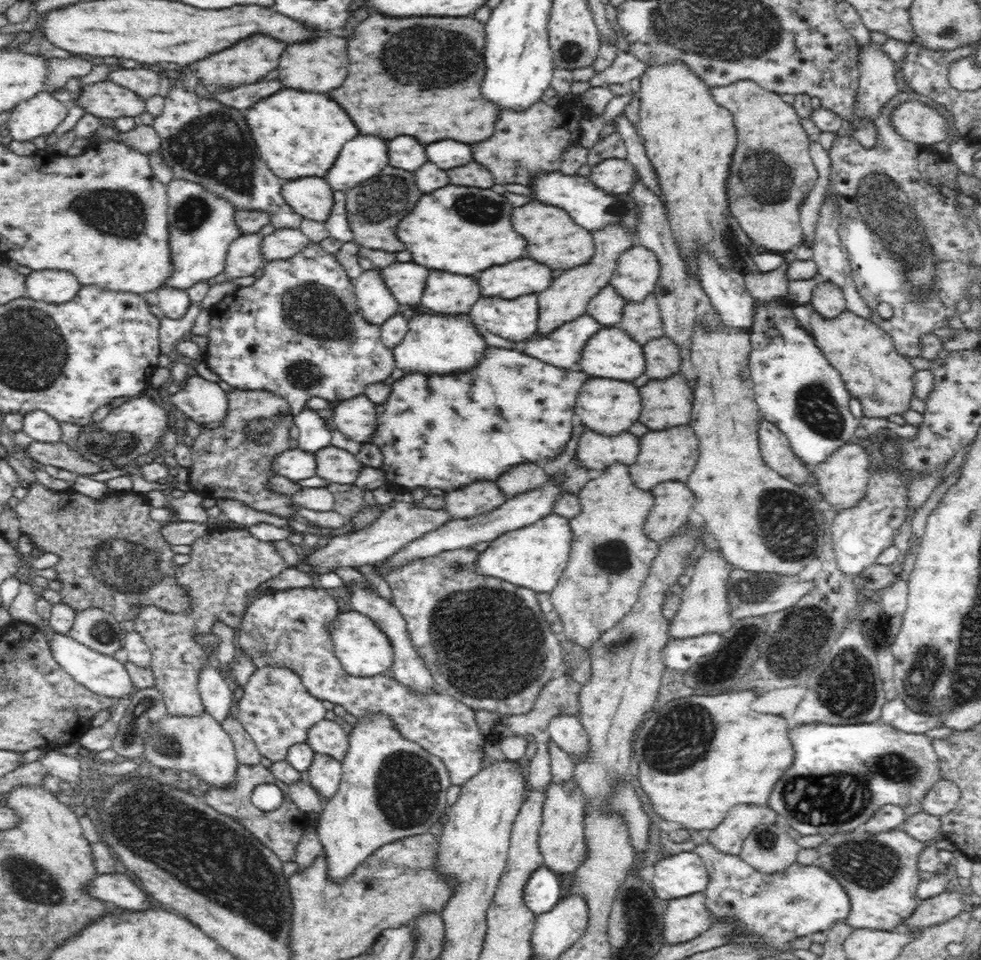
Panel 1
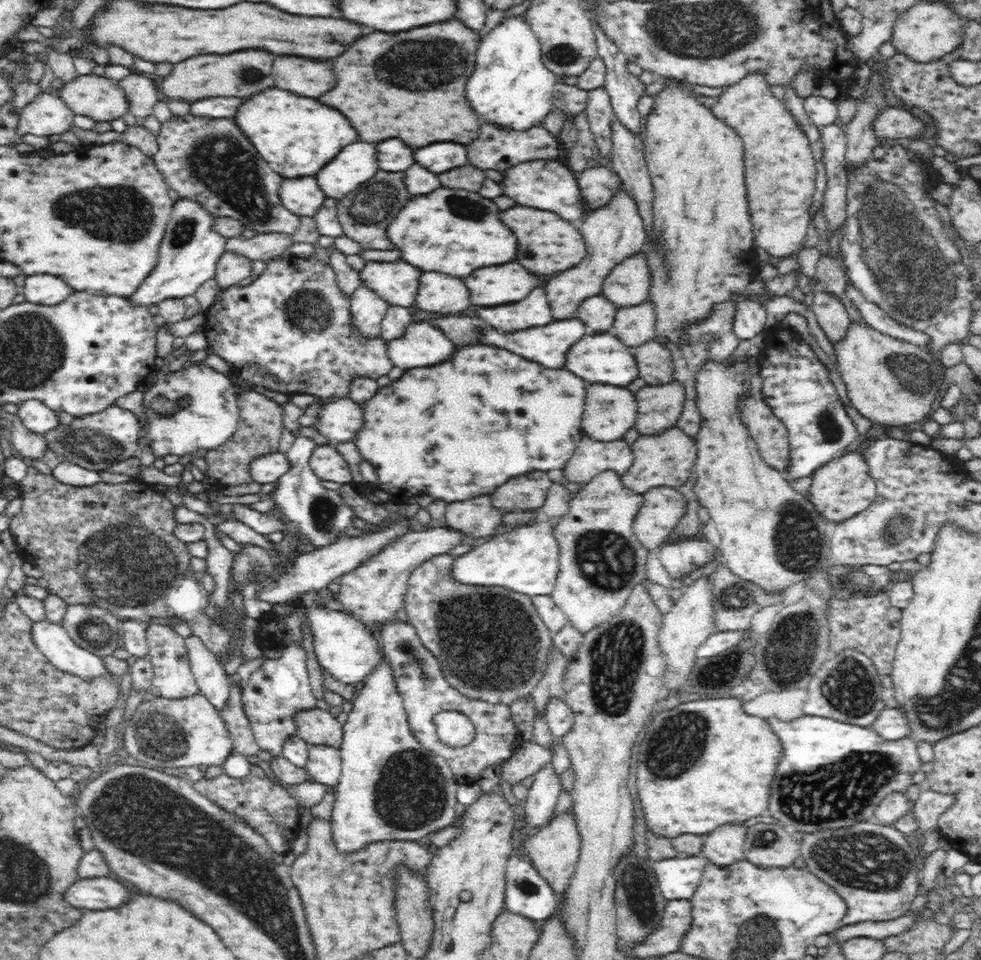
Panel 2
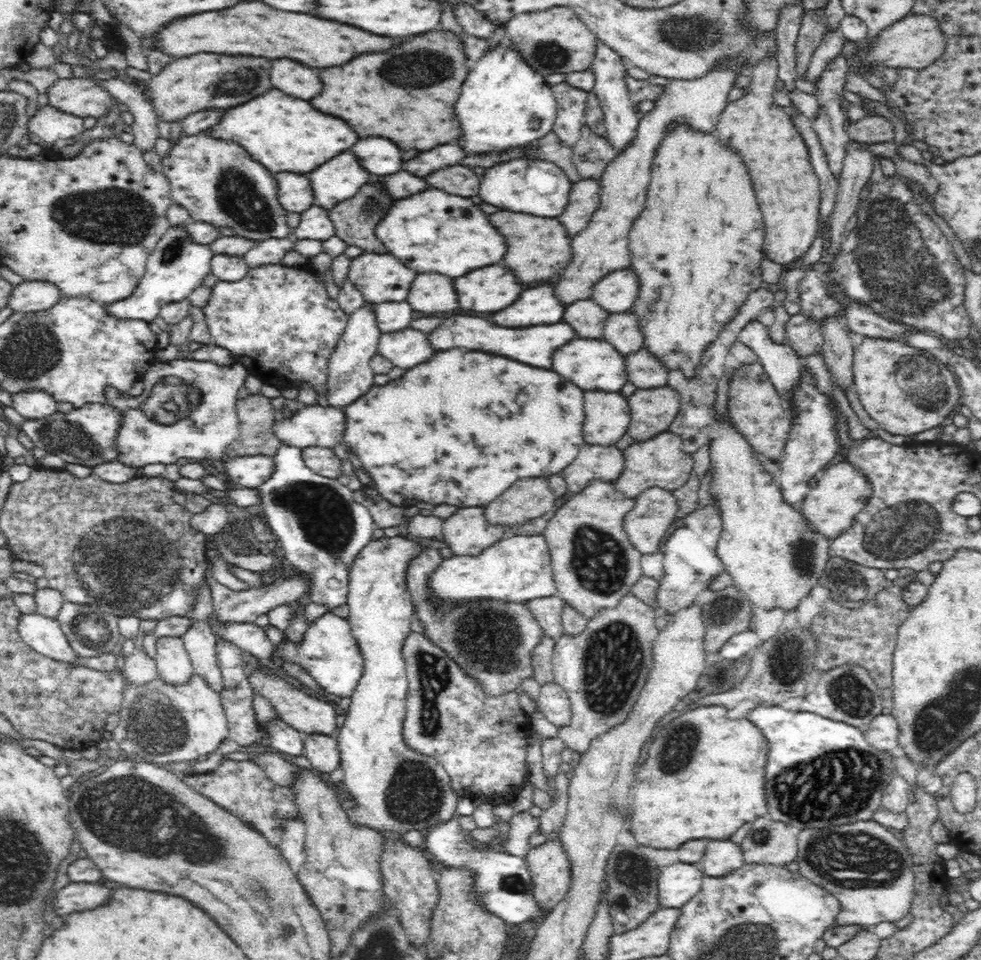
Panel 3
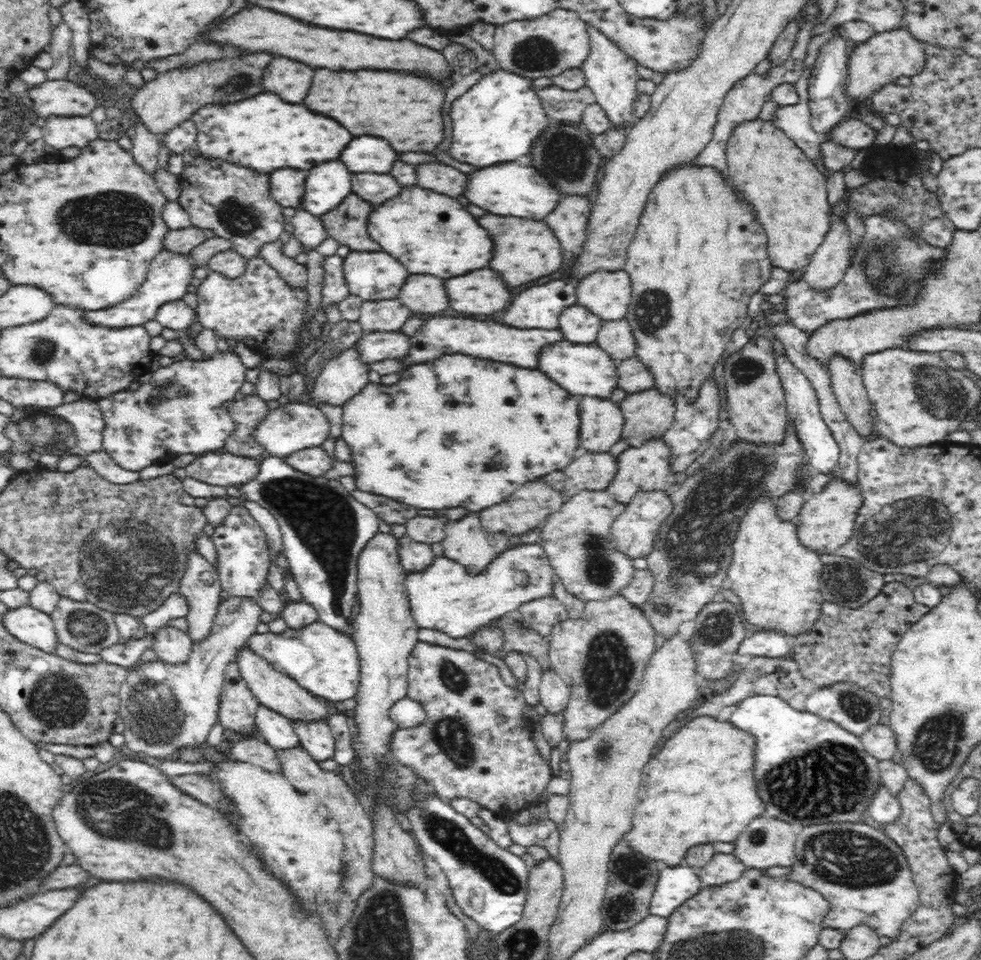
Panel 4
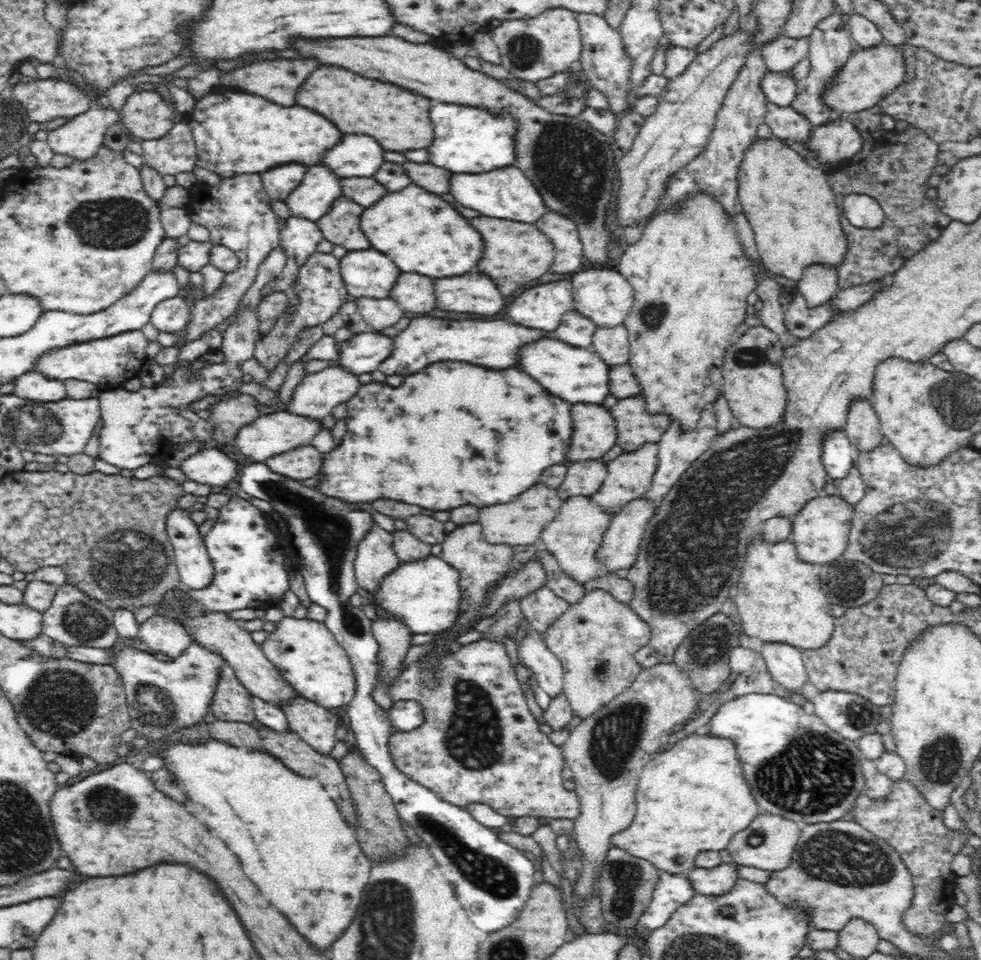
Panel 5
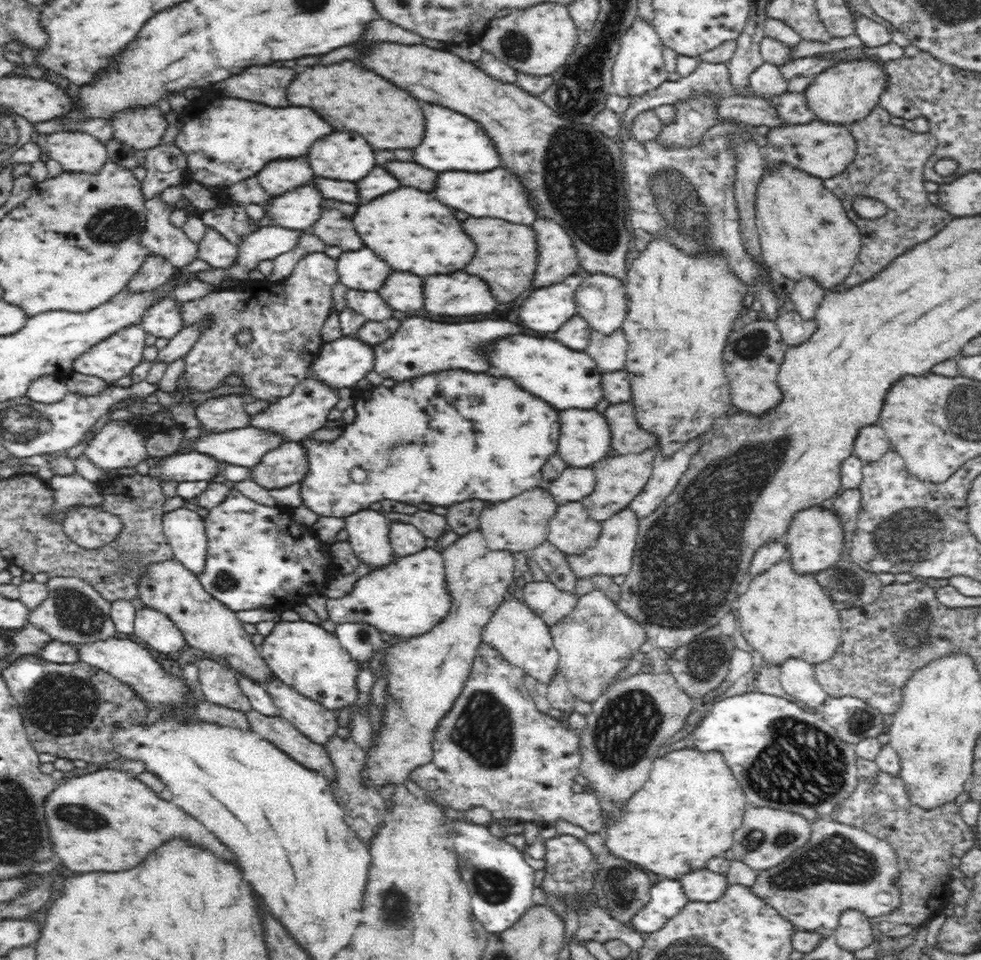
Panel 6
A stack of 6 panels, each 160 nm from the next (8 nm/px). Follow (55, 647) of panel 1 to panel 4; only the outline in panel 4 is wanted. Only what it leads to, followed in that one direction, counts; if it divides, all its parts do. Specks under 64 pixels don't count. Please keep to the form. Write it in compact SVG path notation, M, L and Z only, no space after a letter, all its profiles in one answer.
M31 604L8 609L2 625L12 637L41 651L52 653L58 644L51 616Z

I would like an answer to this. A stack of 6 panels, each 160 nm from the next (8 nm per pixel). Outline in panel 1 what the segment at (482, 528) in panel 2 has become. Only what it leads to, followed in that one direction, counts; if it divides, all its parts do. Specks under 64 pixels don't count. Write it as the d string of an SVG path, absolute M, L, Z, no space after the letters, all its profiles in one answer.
M477 481L446 493L443 497L444 509L450 518L464 519L496 509L508 500L509 495L497 485L496 481Z

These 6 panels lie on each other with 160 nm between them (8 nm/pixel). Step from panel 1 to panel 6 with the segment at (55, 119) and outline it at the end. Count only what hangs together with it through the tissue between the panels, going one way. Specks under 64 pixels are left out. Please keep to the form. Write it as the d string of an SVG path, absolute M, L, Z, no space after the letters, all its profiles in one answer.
M58 132L46 137L48 158L56 160L64 173L95 175L108 162L106 146L90 134Z

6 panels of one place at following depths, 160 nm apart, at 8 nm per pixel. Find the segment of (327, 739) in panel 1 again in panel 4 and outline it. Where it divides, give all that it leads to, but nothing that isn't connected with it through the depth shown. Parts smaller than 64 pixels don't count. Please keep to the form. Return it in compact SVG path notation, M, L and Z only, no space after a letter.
M246 644L237 648L235 663L243 681L259 700L260 705L267 706L290 720L311 721L328 716L328 705L324 701L318 700L316 696L302 688L295 680L278 672L270 662L252 650L250 645Z

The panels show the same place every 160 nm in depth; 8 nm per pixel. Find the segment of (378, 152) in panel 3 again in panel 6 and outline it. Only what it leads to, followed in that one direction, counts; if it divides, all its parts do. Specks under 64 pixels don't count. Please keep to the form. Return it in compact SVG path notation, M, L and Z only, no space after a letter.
M334 132L310 146L308 162L316 176L356 182L374 166L374 152L358 134Z

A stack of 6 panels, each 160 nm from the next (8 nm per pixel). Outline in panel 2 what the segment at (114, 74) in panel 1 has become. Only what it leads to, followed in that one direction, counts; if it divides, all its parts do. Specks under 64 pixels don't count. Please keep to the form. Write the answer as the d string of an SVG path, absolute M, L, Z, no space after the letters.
M133 72L118 83L129 100L129 112L136 116L137 124L142 125L142 119L152 114L152 106L159 100L156 78Z

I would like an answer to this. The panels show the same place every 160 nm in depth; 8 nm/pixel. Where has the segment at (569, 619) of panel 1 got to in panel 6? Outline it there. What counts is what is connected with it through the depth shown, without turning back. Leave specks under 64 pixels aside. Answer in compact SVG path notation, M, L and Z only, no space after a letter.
M580 501L559 505L547 527L547 540L564 554L592 547L601 533L601 523L589 517Z

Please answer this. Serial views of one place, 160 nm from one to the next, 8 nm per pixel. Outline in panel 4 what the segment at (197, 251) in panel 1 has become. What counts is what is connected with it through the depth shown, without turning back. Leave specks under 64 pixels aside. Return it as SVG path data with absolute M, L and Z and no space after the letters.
M160 250L149 266L146 280L139 286L138 292L124 302L107 309L82 311L81 318L86 324L103 329L122 329L130 326L143 326L148 320L154 320L158 308L163 304L181 299L190 289L194 268L188 254L174 254Z

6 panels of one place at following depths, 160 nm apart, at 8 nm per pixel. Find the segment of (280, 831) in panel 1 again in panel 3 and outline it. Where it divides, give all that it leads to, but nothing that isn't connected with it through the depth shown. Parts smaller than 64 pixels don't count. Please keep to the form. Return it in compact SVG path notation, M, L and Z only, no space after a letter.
M252 760L222 761L211 773L202 773L202 776L184 776L184 782L195 788L200 794L204 794L206 798L210 798L218 806L244 820L244 823L262 834L272 846L278 846L280 830L276 824L280 820L301 818L290 787L277 785Z

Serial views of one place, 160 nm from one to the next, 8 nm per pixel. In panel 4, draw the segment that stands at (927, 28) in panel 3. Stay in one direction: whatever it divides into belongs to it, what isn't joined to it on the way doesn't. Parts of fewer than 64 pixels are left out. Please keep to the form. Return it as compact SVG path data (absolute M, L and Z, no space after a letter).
M905 27L874 34L866 42L858 44L849 54L847 64L845 93L851 105L866 103L884 86L896 82L900 76L917 75L923 69L923 62L926 60L923 46L924 43L912 38Z

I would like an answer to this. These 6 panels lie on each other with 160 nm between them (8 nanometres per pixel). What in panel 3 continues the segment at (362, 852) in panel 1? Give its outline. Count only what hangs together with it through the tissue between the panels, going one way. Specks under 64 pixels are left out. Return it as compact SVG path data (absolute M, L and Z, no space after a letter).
M397 535L381 537L369 542L358 553L350 566L349 594L346 604L349 608L347 622L352 634L358 641L363 656L363 673L352 693L349 709L342 728L336 734L341 766L344 771L342 780L346 792L354 800L350 808L350 819L357 827L369 827L381 832L394 832L404 835L413 830L425 832L438 823L456 817L457 791L451 788L451 778L447 770L434 757L415 752L403 739L403 722L406 714L406 694L409 682L406 679L406 663L402 657L402 645L409 636L410 623L417 616L413 599L407 587L406 571L416 555L426 545L411 539L411 536Z

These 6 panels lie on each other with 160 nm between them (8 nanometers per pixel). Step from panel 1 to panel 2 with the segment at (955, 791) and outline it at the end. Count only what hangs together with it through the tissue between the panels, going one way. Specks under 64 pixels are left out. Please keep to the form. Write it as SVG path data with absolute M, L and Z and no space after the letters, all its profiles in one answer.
M930 788L922 789L918 794L918 800L910 810L917 822L920 822L920 834L928 832L930 828L936 828L942 814L954 804L956 797L948 793L940 793Z

